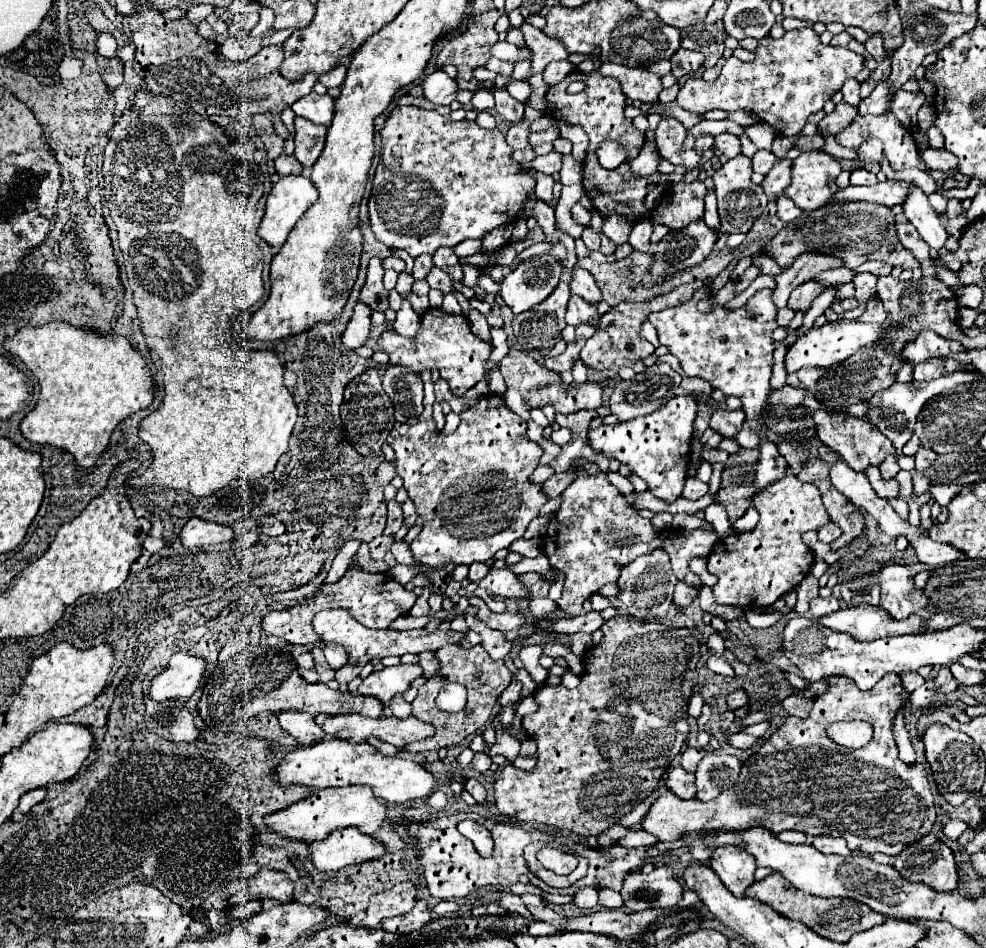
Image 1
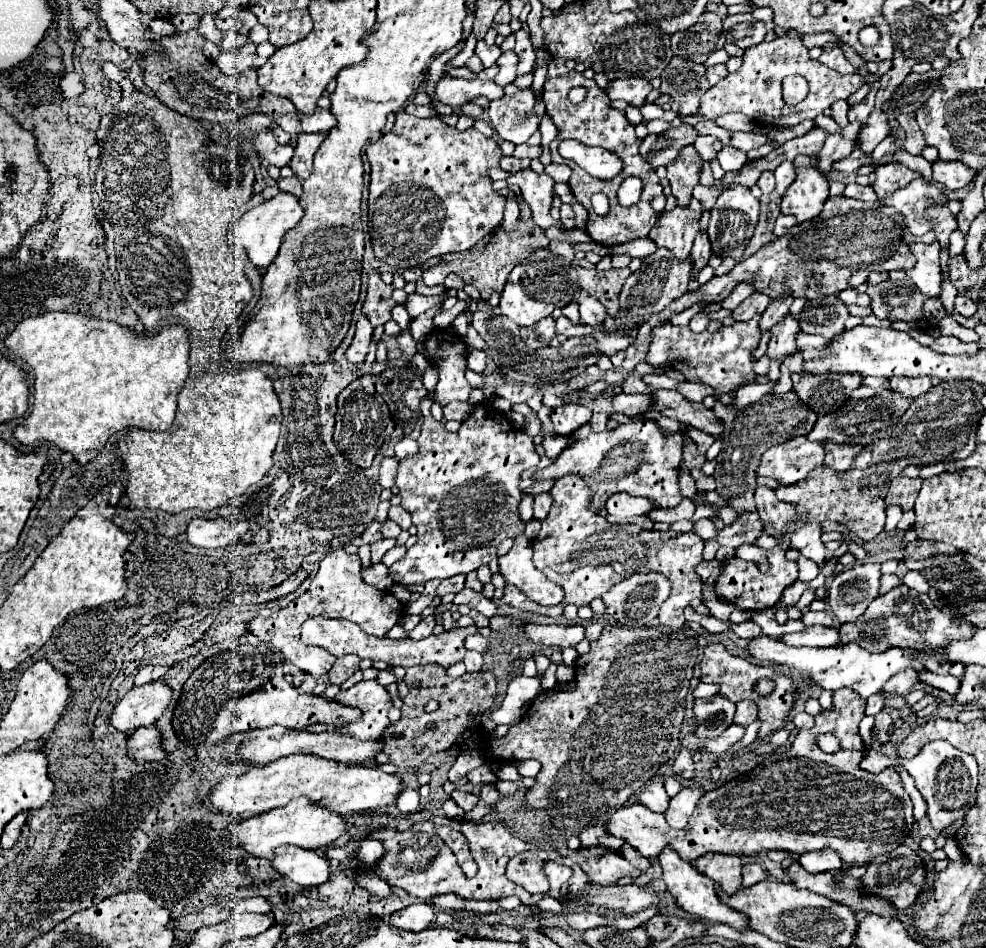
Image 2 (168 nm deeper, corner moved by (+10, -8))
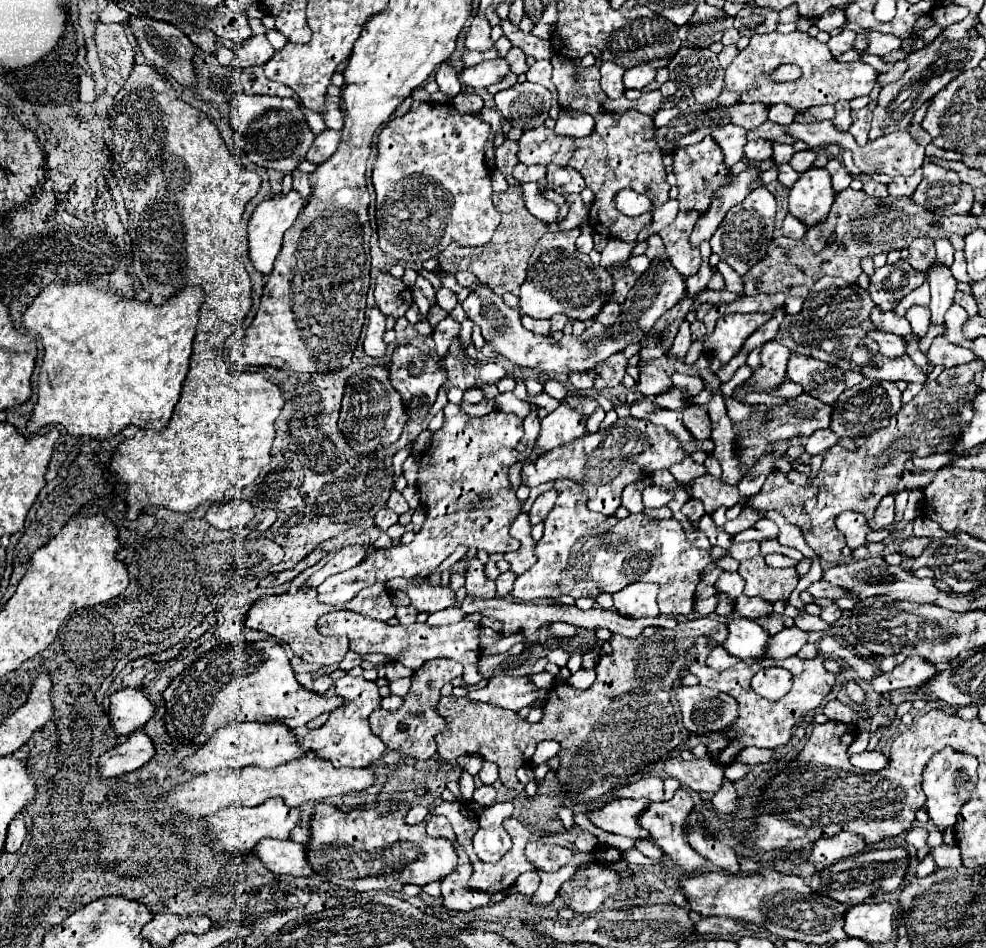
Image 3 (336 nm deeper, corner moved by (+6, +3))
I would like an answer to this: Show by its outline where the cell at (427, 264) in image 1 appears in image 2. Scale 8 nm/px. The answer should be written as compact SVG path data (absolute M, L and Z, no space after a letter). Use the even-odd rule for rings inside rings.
M534 222L518 224L510 234L506 234L502 230L494 230L486 238L482 238L472 250L468 250L464 254L448 254L446 262L442 262L440 266L424 270L422 272L422 282L426 286L436 286L436 284L442 284L444 278L450 272L454 272L464 280L464 284L472 284L474 288L478 288L480 296L484 300L488 300L490 292L502 292L502 288L508 280L508 274L512 272L512 268L516 264L520 264L524 258L528 258L528 254L532 254L540 248L546 250L548 244L550 244L550 240L544 236L544 230L538 228Z

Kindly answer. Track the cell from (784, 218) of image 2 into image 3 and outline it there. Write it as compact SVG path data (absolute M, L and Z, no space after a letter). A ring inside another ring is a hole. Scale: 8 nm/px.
M786 215L784 225L782 225L782 235L792 237L792 239L802 239L806 235L806 231L808 231L808 227L804 223L794 219L792 215Z

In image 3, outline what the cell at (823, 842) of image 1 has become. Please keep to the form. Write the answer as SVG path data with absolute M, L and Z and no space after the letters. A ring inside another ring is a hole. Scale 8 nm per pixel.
M838 833L834 837L822 837L814 843L812 847L812 855L810 855L810 863L812 865L832 865L840 859L858 855L862 851L866 851L866 841L864 837L856 835L856 833Z

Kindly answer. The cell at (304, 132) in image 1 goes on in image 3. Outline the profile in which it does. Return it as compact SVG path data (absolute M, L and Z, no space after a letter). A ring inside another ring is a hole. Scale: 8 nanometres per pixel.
M326 129L322 131L316 141L312 143L306 159L314 165L320 165L324 163L336 149L338 149L338 143L340 143L340 131L334 131L334 129Z

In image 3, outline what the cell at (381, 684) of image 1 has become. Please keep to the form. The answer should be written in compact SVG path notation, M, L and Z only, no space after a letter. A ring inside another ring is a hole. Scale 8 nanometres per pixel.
M342 677L338 681L334 681L334 695L340 695L344 699L344 705L336 709L334 715L330 715L330 719L316 731L308 733L306 737L298 739L298 743L314 753L320 759L326 759L330 763L334 763L334 767L370 767L374 761L378 761L384 751L386 745L370 731L368 725L368 715L380 707L380 695L378 695L378 685L372 681L366 681L364 677Z

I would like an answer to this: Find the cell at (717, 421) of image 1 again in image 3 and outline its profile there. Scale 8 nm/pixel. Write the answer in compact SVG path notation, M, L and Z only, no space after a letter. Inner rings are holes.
M646 365L646 367L640 369L640 377L638 377L636 389L644 397L654 399L656 395L670 391L672 389L672 381L670 381L670 377L666 375L664 369L660 369L656 365Z

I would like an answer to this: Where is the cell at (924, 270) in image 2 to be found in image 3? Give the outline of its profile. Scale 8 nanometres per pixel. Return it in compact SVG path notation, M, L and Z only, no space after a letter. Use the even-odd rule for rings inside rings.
M932 265L926 271L926 275L928 275L928 281L930 281L930 289L932 289L932 301L928 305L930 311L932 311L930 325L944 325L944 315L952 305L954 293L958 291L956 281L954 281L948 267Z

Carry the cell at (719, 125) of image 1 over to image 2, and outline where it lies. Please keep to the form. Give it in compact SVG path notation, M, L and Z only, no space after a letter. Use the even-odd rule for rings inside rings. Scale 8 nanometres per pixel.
M732 132L732 138L730 138L730 144L734 148L740 148L744 152L752 150L752 148L758 148L766 142L768 138L764 134L754 134L754 132Z

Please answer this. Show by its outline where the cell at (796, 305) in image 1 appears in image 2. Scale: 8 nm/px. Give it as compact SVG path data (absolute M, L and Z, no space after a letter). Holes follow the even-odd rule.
M786 314L776 326L772 326L770 332L772 334L770 334L766 356L770 360L782 362L786 356L790 356L796 350L796 336L800 332L798 318L794 314Z

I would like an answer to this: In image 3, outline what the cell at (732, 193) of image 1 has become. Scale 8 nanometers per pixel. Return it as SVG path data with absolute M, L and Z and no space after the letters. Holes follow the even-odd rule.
M758 187L748 193L748 197L732 207L726 215L726 219L720 223L716 233L710 239L712 253L720 255L722 261L726 261L738 275L746 275L754 263L764 259L768 251L768 243L774 239L774 219L776 219L776 199L766 187Z

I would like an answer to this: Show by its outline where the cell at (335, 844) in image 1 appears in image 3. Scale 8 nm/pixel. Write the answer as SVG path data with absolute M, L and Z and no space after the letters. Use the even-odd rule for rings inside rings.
M260 839L256 847L252 847L252 855L256 855L264 867L276 875L294 875L308 877L314 871L308 865L306 851L302 843L294 841L276 841L276 839Z

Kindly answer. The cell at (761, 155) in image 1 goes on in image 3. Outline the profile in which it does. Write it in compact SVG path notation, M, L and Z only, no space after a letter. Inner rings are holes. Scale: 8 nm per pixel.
M780 165L778 169L780 169L778 181L780 181L782 185L786 185L786 187L792 187L792 185L798 181L798 177L800 177L800 175L790 167L790 165Z

